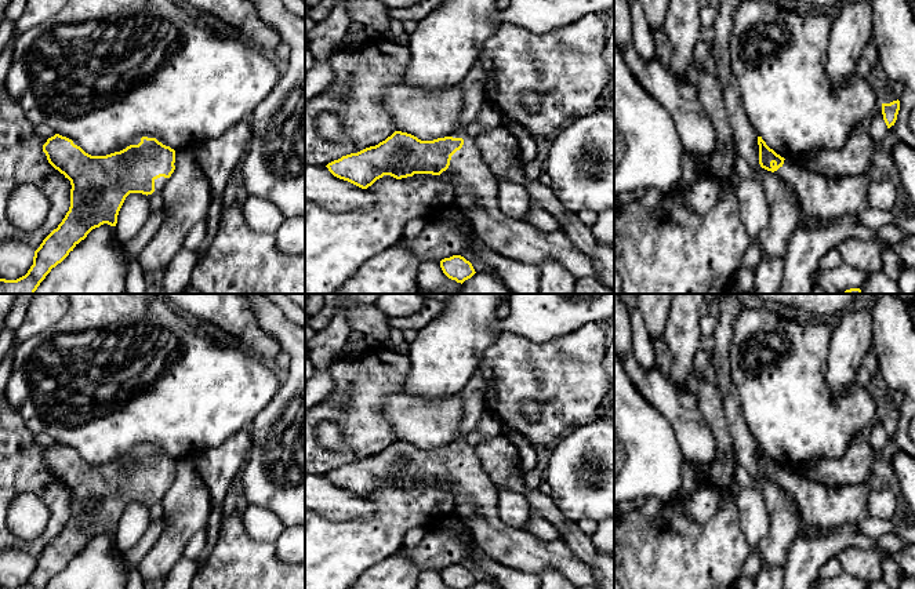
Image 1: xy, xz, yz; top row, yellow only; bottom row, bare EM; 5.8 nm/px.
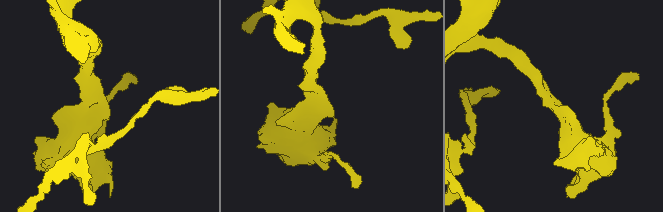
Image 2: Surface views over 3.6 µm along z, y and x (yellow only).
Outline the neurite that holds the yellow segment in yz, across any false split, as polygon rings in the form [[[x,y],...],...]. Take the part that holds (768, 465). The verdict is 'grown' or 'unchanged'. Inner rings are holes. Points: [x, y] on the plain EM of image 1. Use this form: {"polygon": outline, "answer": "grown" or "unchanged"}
{"polygon": [[[758,446],[759,473],[788,492],[799,509],[803,524],[809,527],[835,527],[860,523],[868,517],[867,499],[871,483],[850,486],[825,486],[811,480],[799,470],[788,469],[770,458]]], "answer": "grown"}

